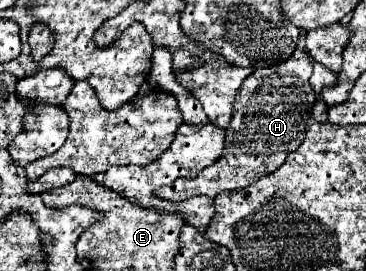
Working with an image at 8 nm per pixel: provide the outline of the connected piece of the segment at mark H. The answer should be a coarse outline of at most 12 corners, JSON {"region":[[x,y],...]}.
{"region":[[301,49],[255,69],[223,157],[159,187],[175,203],[245,189],[305,139],[315,103]]}

